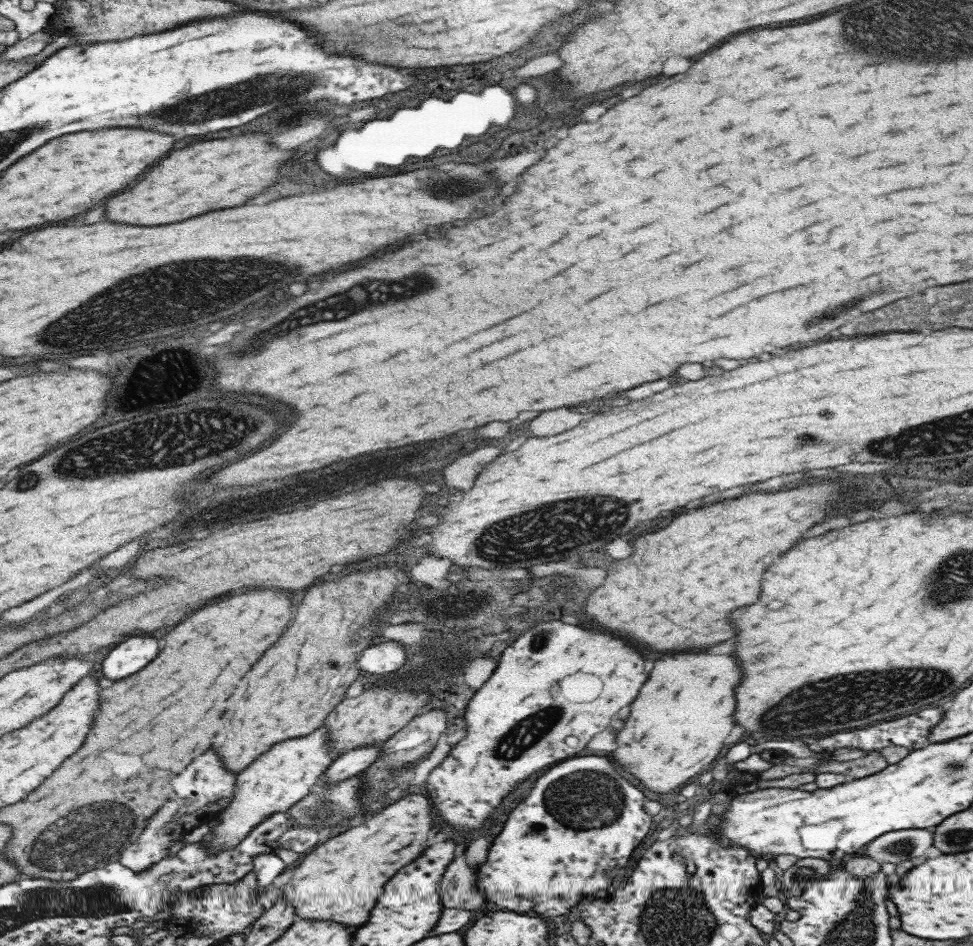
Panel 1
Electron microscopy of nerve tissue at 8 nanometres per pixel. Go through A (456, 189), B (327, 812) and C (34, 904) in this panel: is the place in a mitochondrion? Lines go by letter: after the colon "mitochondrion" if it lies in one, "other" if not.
A: mitochondrion
B: mitochondrion
C: mitochondrion

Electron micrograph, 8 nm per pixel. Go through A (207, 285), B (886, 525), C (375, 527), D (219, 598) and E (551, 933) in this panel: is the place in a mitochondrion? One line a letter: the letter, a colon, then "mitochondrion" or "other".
A: mitochondrion
B: other
C: other
D: other
E: other

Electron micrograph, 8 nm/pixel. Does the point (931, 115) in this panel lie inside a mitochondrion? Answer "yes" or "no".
no

